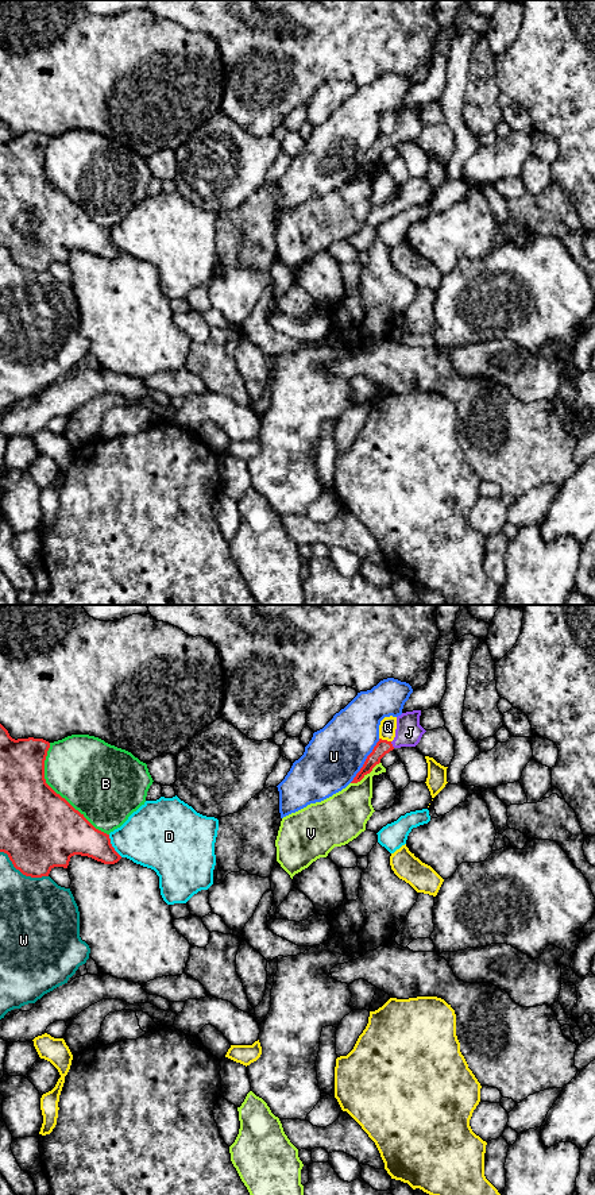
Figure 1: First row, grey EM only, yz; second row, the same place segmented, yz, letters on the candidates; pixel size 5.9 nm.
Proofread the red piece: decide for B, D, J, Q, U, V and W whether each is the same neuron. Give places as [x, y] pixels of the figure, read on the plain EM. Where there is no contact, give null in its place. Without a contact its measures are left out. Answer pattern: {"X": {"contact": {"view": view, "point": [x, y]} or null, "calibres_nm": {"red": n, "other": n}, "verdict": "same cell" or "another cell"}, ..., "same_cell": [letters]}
{"B": {"contact": {"view": "yz", "point": [58, 189]}, "calibres_nm": {"red": 480, "other": 440}, "verdict": "another cell"}, "D": {"contact": {"view": "yz", "point": [111, 241]}, "calibres_nm": {"red": 240, "other": 360}, "verdict": "another cell"}, "J": {"contact": {"view": "yz", "point": [391, 139]}, "calibres_nm": {"red": 90, "other": 160}, "verdict": "same cell"}, "Q": {"contact": {"view": "yz", "point": [385, 135]}, "calibres_nm": {"red": 90, "other": 100}, "verdict": "another cell"}, "U": {"contact": {"view": "yz", "point": [366, 155]}, "calibres_nm": {"red": 90, "other": 340}, "verdict": "another cell"}, "V": {"contact": {"view": "yz", "point": [364, 169]}, "calibres_nm": {"red": 90, "other": 260}, "verdict": "another cell"}, "W": {"contact": {"view": "yz", "point": [22, 268]}, "calibres_nm": {"red": 440, "other": 420}, "verdict": "another cell"}, "same_cell": ["J"]}

